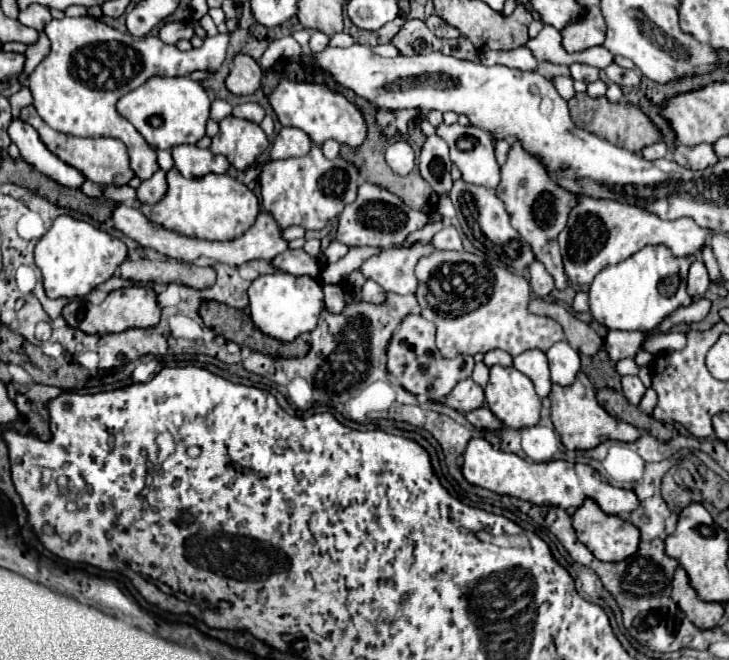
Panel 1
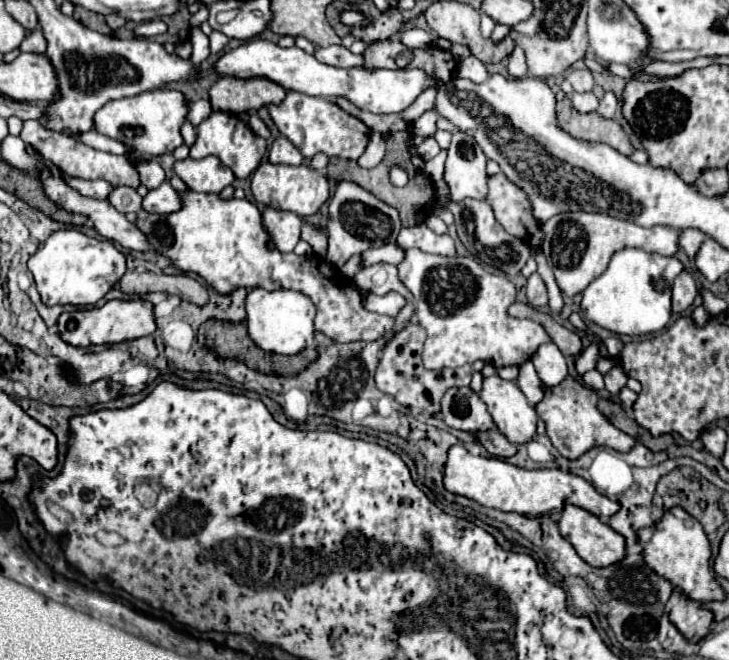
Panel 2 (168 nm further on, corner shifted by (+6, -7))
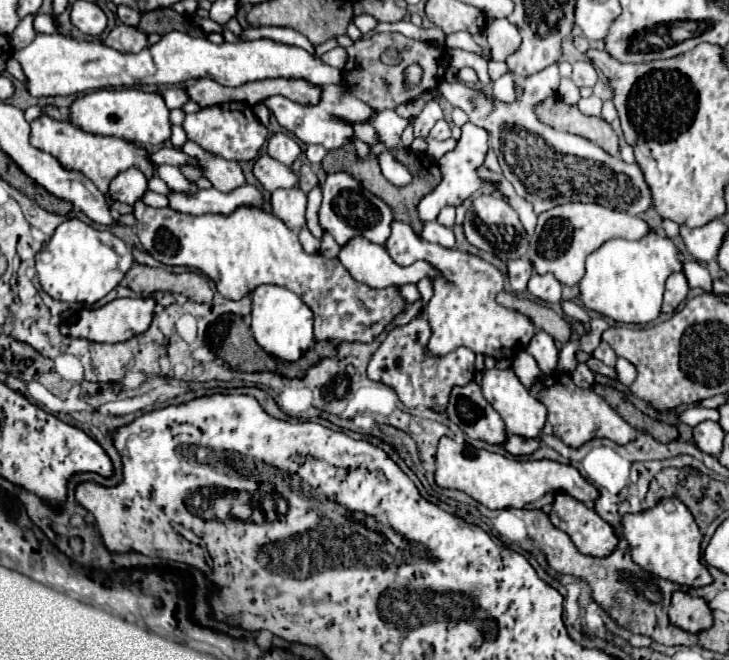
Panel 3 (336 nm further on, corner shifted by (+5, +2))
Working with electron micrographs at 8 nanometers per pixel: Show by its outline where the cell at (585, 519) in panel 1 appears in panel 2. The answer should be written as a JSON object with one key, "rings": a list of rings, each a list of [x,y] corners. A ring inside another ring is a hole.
{"rings":[[[565,505],[559,531],[593,567],[609,567],[625,557],[625,537],[581,507]]]}

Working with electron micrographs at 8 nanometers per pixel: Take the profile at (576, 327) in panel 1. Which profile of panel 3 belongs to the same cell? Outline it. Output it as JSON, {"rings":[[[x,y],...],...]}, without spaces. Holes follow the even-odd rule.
{"rings":[[[500,292],[496,296],[496,302],[500,306],[506,306],[510,310],[518,310],[520,314],[528,316],[532,320],[532,324],[538,330],[544,330],[546,334],[550,334],[558,346],[562,346],[570,340],[570,324],[562,316],[558,316],[554,310],[540,306],[536,302],[530,302],[526,298],[518,298],[512,292]]]}

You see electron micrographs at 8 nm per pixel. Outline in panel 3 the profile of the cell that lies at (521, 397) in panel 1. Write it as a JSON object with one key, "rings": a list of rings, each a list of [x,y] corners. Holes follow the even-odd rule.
{"rings":[[[486,370],[482,376],[482,394],[492,404],[492,408],[502,416],[506,430],[510,434],[518,434],[524,438],[536,438],[542,434],[542,428],[546,424],[546,406],[540,404],[530,392],[522,386],[522,382],[516,378],[514,370]]]}

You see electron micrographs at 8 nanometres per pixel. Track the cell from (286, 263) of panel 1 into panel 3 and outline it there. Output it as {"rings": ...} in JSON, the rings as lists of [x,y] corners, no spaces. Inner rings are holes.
{"rings":[[[144,202],[134,204],[134,216],[138,222],[138,238],[144,246],[144,250],[156,258],[158,262],[166,266],[188,266],[202,270],[206,276],[210,276],[218,292],[230,300],[240,300],[252,290],[256,290],[262,284],[278,284],[294,294],[298,294],[308,308],[312,308],[314,314],[314,340],[336,340],[336,342],[372,342],[400,312],[406,310],[406,300],[400,296],[400,290],[396,286],[388,288],[370,288],[362,282],[356,282],[350,272],[346,272],[338,258],[326,258],[320,252],[306,254],[298,242],[298,232],[290,230],[278,216],[260,210],[260,208],[248,208],[242,206],[234,210],[230,216],[222,214],[204,214],[204,216],[192,216],[182,214],[172,208],[152,208]]]}

